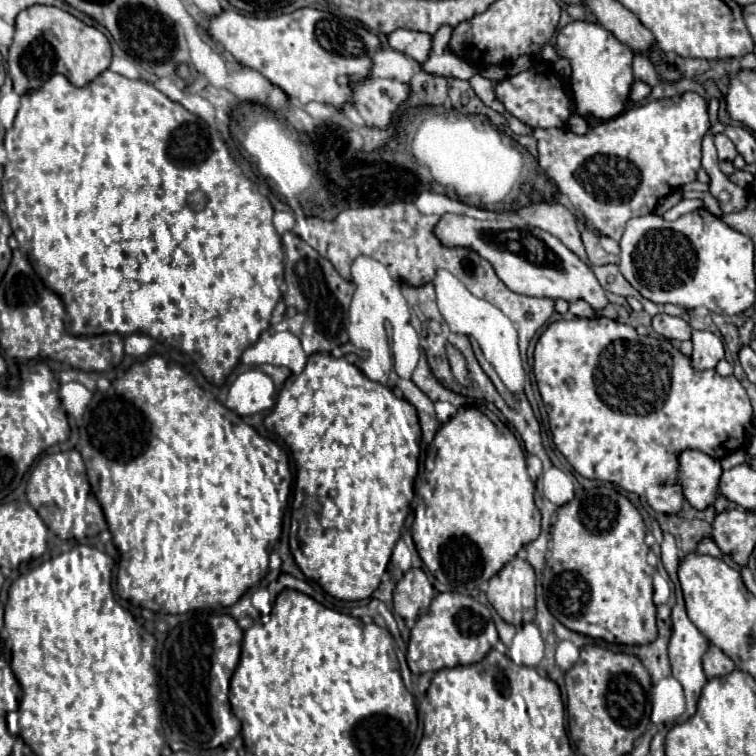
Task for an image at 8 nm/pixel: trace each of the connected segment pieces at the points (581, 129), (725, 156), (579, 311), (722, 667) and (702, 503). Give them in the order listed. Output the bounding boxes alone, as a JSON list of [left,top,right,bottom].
[[569,113,590,135],[713,133,737,161],[569,301,595,317],[703,645,735,679],[677,449,723,509]]

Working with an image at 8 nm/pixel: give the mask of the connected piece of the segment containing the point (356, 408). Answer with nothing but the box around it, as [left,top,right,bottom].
[265,353,421,601]

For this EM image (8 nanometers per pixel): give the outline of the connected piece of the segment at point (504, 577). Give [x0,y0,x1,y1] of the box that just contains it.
[487,557,535,627]

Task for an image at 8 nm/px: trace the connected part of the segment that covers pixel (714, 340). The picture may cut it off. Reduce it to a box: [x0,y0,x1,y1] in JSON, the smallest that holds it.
[693,331,723,369]

